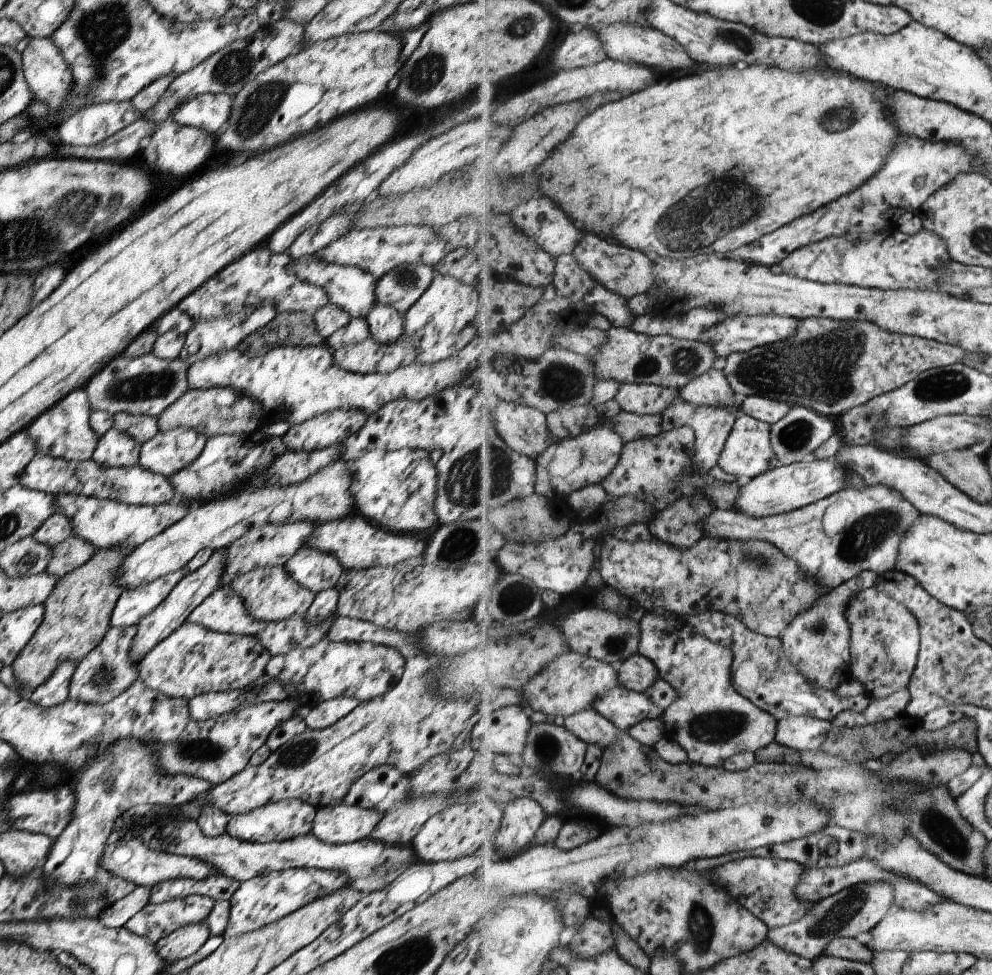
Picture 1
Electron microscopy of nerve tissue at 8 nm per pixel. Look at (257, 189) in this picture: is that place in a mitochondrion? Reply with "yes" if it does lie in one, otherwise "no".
no

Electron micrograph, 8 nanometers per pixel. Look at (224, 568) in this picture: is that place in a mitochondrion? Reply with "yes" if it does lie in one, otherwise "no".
no

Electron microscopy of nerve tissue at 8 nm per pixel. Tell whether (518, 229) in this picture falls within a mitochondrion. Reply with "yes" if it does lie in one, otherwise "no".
no

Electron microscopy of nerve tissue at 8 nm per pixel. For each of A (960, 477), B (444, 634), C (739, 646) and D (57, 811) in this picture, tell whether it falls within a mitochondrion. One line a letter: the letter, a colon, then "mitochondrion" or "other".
A: other
B: other
C: other
D: other

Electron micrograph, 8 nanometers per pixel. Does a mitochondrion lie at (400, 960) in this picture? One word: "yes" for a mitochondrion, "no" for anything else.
yes

